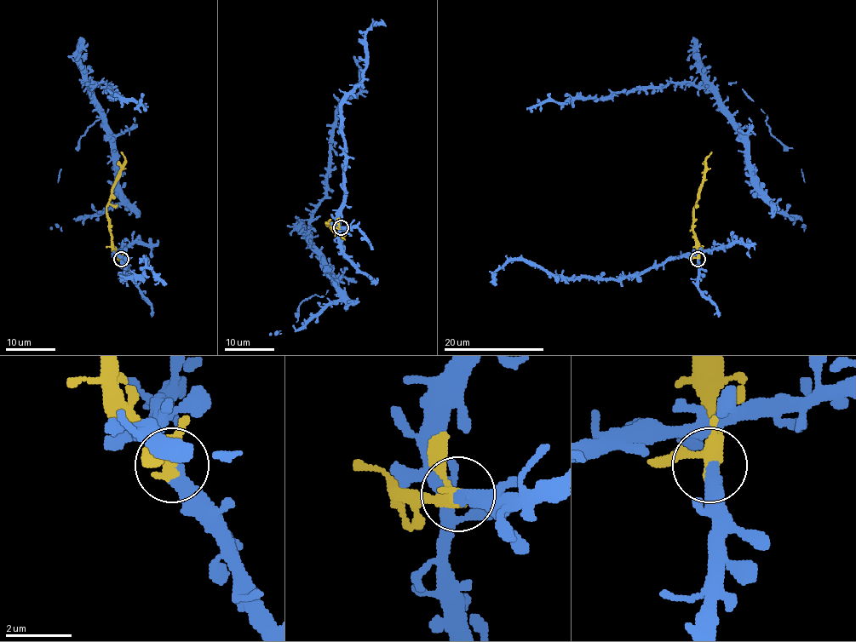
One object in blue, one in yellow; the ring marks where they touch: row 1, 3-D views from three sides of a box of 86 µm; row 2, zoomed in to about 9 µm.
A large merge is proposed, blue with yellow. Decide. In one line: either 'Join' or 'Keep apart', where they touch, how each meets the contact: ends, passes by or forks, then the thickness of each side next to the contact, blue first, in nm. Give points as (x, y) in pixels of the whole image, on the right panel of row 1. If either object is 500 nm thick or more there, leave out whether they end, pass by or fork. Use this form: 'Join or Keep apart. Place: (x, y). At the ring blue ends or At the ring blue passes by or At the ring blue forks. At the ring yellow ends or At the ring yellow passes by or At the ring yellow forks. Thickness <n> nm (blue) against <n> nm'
Join. Place: (698, 259). At the ring blue passes by. At the ring yellow forks. Thickness 280 nm (blue) against 320 nm

